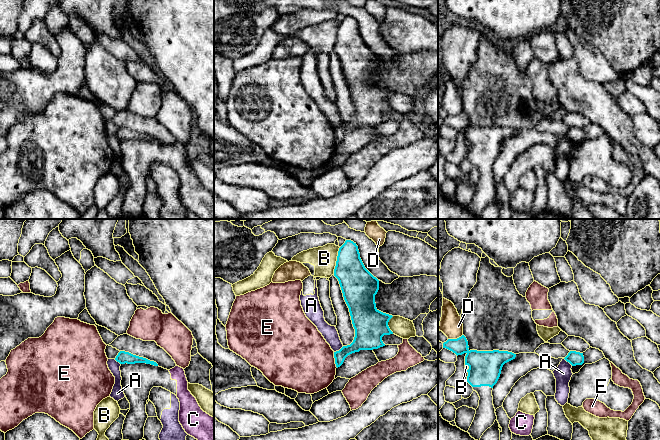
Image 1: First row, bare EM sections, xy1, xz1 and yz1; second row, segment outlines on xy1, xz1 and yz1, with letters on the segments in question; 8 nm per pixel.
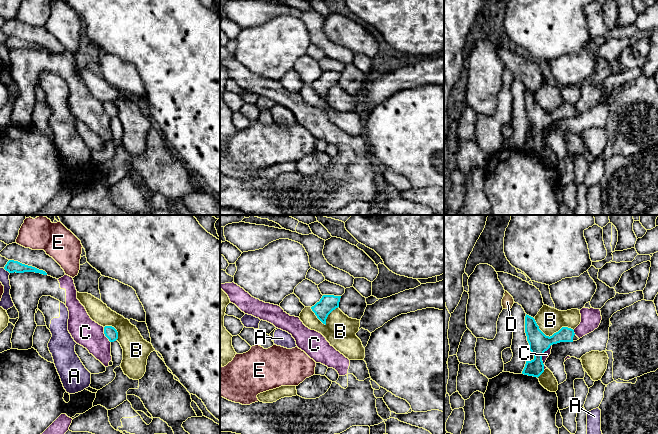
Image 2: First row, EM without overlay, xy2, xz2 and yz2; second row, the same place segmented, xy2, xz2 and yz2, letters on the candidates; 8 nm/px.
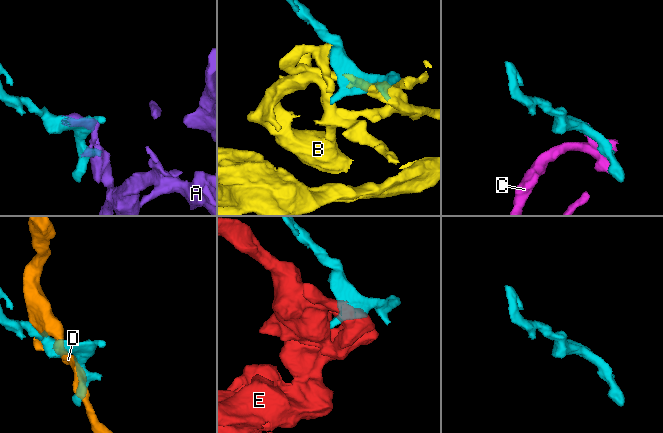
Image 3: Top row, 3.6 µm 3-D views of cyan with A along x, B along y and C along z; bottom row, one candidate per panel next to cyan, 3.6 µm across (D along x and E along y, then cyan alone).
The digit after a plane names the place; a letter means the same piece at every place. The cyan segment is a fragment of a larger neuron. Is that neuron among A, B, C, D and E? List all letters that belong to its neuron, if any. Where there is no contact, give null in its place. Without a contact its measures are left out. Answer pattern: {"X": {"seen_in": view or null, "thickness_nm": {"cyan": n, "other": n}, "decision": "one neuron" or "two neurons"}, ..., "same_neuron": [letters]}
{"A": {"seen_in": "xz1", "thickness_nm": {"cyan": 200, "other": 120}, "decision": "two neurons"}, "B": {"seen_in": "yz2", "thickness_nm": {"cyan": 160, "other": 200}, "decision": "two neurons"}, "C": {"seen_in": "yz2", "thickness_nm": {"cyan": 160, "other": 50}, "decision": "two neurons"}, "D": {"seen_in": "yz1", "thickness_nm": {"cyan": 160, "other": 180}, "decision": "two neurons"}, "E": {"seen_in": "xz1", "thickness_nm": {"cyan": 120, "other": 480}, "decision": "two neurons"}, "same_neuron": []}

